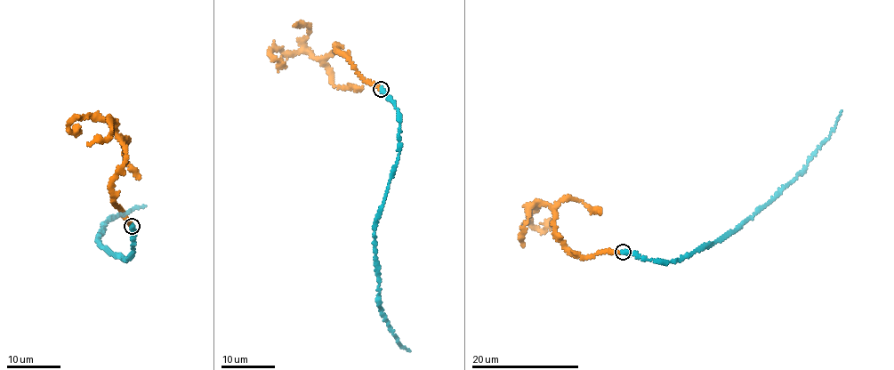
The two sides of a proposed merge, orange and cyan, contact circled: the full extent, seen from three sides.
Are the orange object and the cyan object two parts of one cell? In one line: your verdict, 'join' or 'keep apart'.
join

